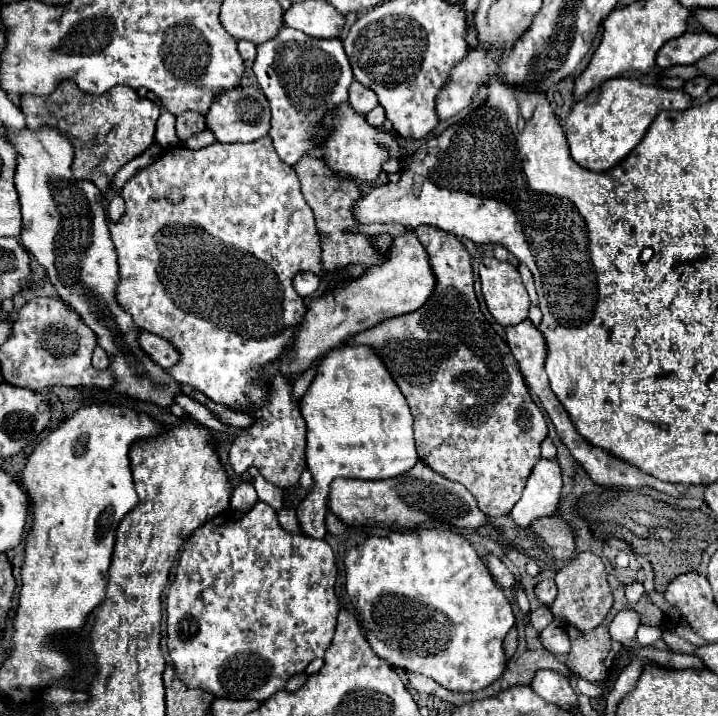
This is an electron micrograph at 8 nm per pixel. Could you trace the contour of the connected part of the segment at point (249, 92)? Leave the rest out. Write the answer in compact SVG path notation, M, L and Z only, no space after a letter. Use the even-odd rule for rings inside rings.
M233 87L231 91L219 93L205 115L207 131L221 143L249 143L261 139L269 133L269 119L269 103L257 87Z

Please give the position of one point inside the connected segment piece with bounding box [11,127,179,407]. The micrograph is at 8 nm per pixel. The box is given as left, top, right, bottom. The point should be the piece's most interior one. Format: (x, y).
(64, 226)

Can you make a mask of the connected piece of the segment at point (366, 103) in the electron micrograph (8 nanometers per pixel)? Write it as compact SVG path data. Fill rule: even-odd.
M353 81L351 87L349 87L349 103L361 115L369 113L371 109L375 109L379 105L377 103L377 95L371 89L367 89L361 83L357 83L357 81Z

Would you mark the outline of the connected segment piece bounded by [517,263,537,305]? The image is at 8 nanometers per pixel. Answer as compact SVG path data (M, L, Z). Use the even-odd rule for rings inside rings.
M519 263L519 273L521 273L521 279L523 279L523 283L525 283L525 287L527 287L527 291L529 291L529 297L531 297L531 303L535 305L537 303L537 295L535 295L535 287L533 287L533 277L531 277L531 271L527 269L527 265L523 265L523 263Z

